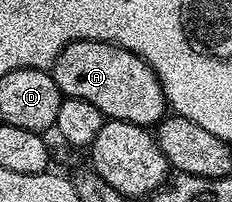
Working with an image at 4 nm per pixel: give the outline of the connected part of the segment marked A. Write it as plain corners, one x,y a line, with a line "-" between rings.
71,42
64,46
63,51
55,57
53,67
55,83
59,85
59,91
69,98
89,100
89,104
103,113
104,119
125,120
129,124
154,128
168,113
167,97
163,91
163,85
155,75
155,69
146,60
139,57
132,50
126,50
123,46
115,46
112,42

